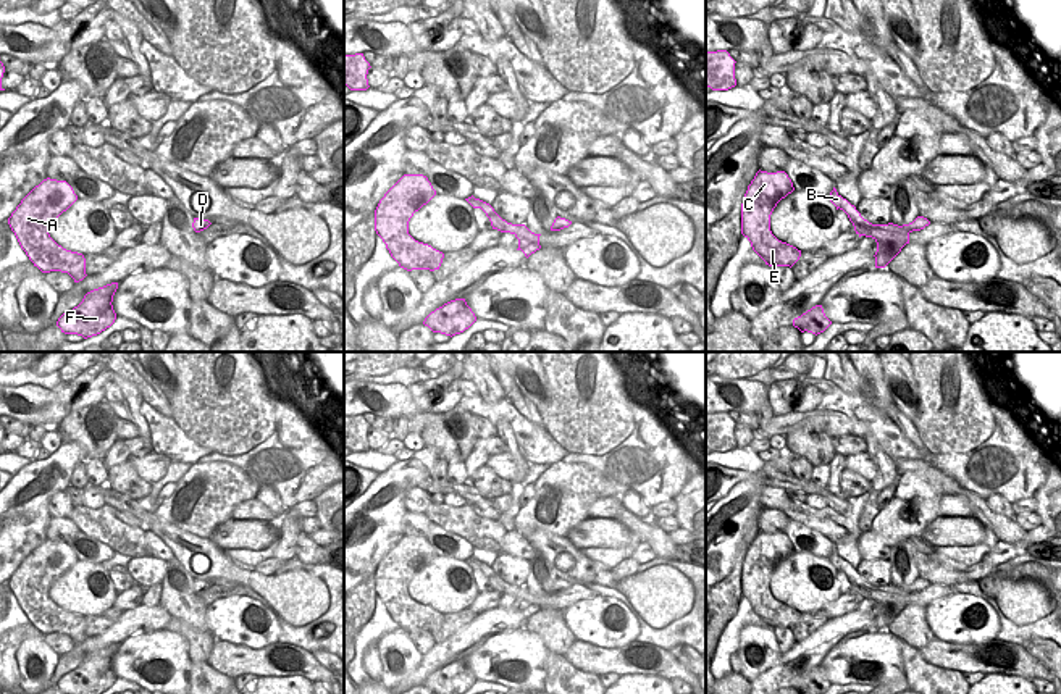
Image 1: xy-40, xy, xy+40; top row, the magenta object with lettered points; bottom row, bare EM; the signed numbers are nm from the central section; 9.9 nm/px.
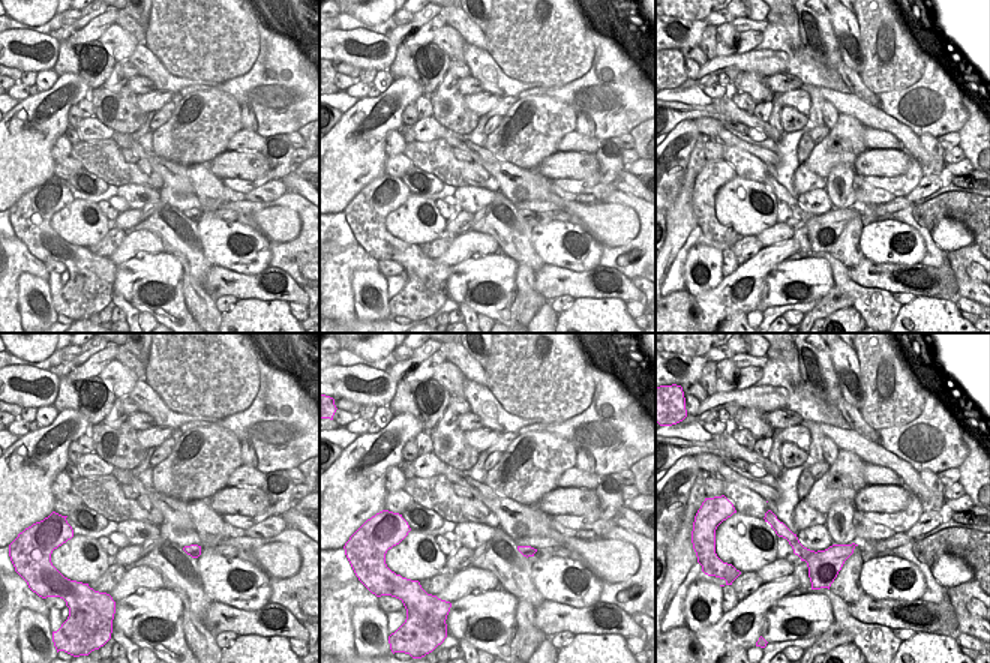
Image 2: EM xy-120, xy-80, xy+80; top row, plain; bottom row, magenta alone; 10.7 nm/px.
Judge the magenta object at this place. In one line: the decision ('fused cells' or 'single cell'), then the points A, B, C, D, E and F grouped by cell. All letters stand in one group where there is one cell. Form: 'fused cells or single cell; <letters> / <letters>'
fused cells; A B C E F / D

